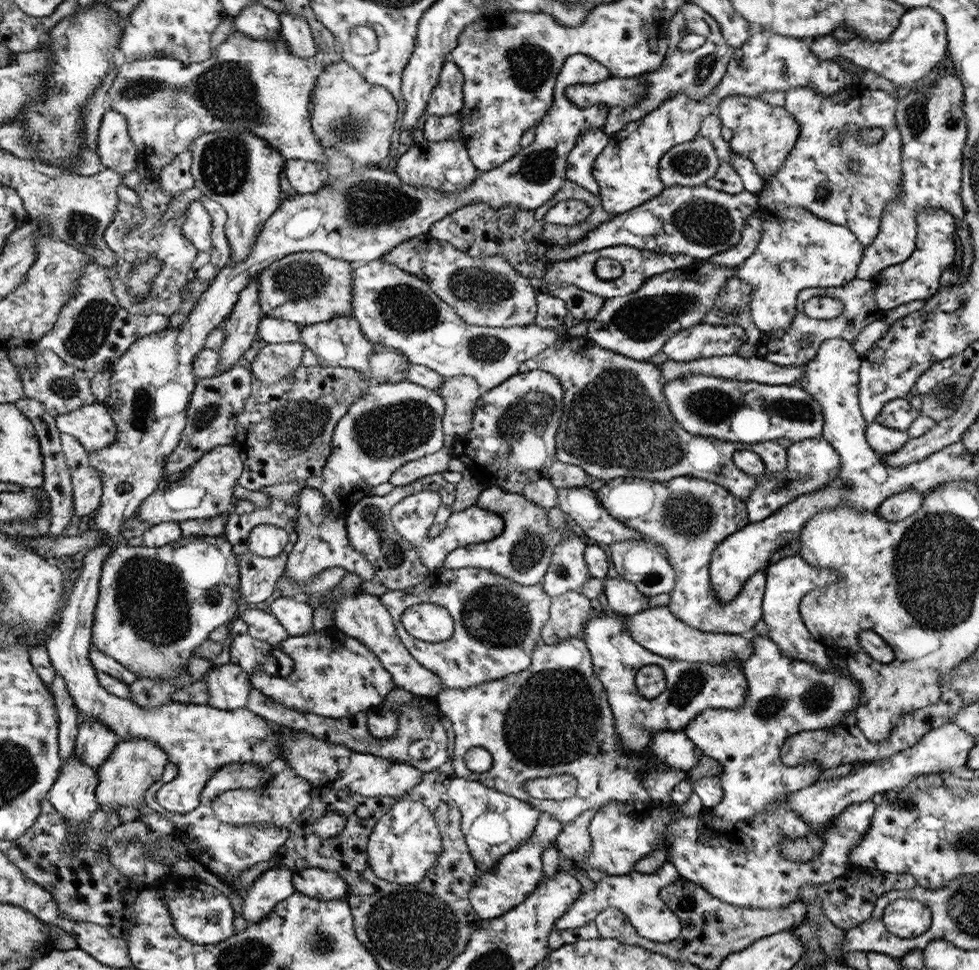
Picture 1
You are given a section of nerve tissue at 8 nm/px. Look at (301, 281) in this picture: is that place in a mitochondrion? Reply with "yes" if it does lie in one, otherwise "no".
yes

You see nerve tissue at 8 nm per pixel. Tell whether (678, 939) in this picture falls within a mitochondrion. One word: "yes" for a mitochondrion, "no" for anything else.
no

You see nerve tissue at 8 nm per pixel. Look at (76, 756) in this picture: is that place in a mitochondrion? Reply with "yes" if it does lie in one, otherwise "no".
no

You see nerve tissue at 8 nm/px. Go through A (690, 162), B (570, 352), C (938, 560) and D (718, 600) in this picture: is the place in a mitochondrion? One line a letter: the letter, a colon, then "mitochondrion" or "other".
A: mitochondrion
B: other
C: mitochondrion
D: other

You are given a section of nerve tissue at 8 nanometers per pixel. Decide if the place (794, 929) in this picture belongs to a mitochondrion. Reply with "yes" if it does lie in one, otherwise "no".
no

